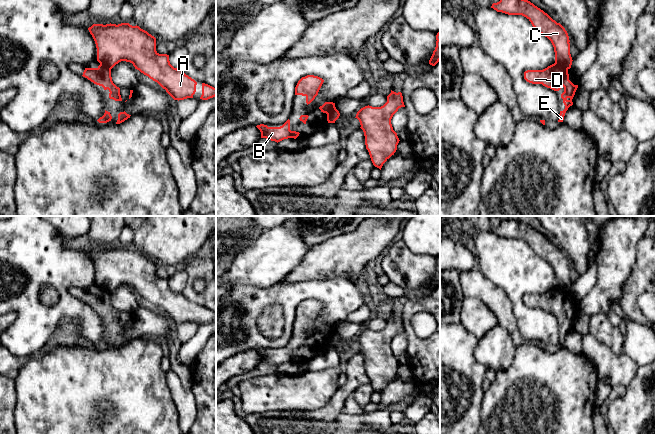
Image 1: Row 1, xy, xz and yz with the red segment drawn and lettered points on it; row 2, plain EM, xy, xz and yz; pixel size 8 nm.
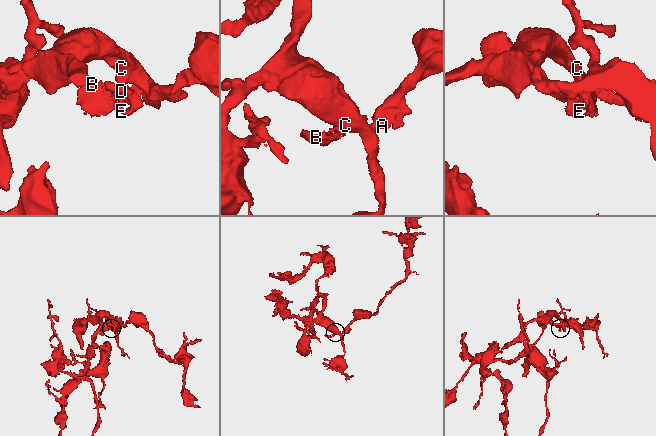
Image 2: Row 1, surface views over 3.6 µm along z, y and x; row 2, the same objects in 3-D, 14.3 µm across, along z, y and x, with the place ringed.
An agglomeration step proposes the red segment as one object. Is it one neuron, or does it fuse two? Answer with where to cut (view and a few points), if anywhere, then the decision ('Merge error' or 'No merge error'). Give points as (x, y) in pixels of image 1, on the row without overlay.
Split along yz (554, 287), (567, 293). Merge error

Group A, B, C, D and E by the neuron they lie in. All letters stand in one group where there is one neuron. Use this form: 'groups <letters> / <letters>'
groups A C / B D E

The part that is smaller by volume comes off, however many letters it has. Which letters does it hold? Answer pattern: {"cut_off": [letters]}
{"cut_off": ["B", "D", "E"]}

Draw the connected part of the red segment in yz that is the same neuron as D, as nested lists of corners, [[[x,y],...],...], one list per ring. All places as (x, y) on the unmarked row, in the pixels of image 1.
[[[552,288],[543,294],[527,294],[524,296],[524,303],[532,308],[542,308],[554,315],[559,315],[562,311],[564,316],[561,318],[565,333],[560,335],[558,346],[563,346],[566,335],[573,329],[572,323],[578,312],[569,304],[568,293],[563,293],[557,288]]]

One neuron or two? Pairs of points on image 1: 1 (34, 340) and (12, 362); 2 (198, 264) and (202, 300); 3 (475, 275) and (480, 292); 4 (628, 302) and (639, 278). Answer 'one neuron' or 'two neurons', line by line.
1: two neurons
2: one neuron
3: one neuron
4: one neuron

